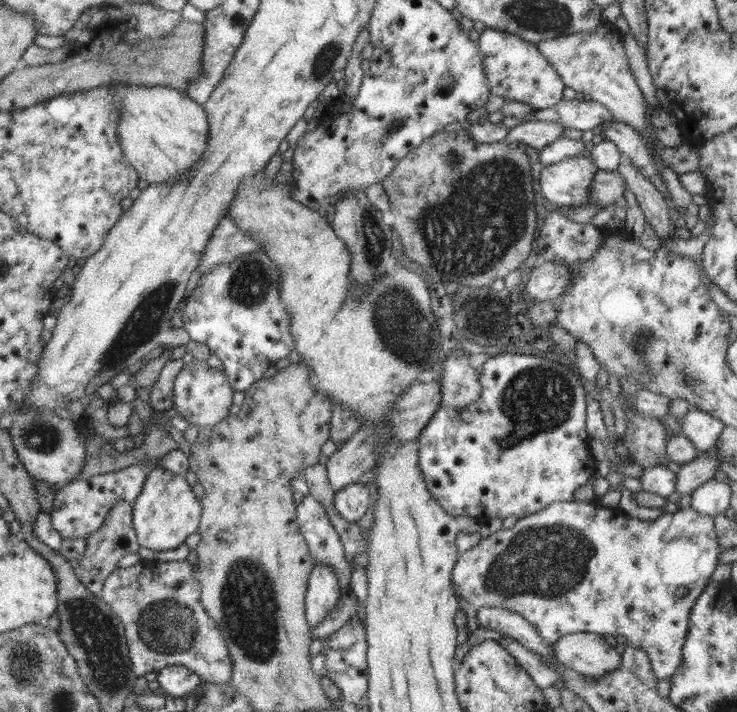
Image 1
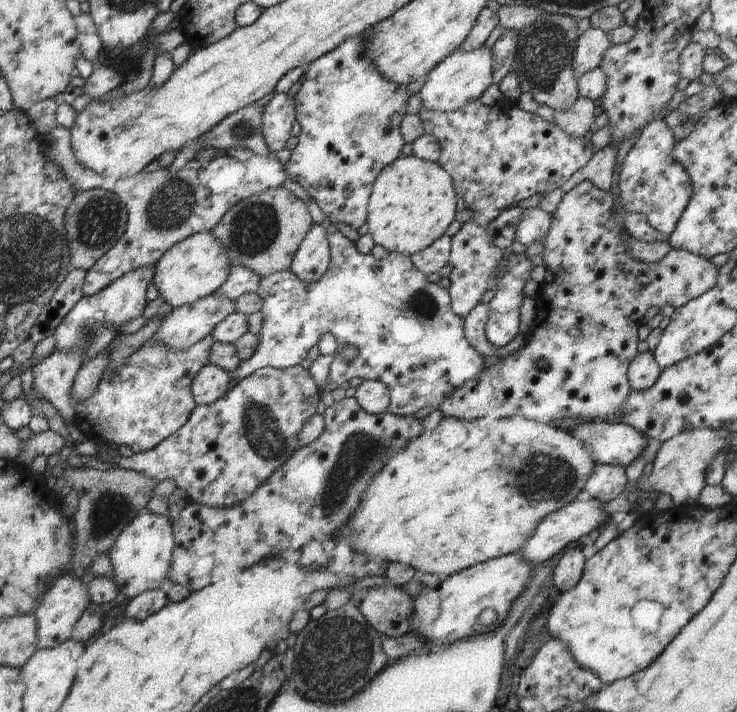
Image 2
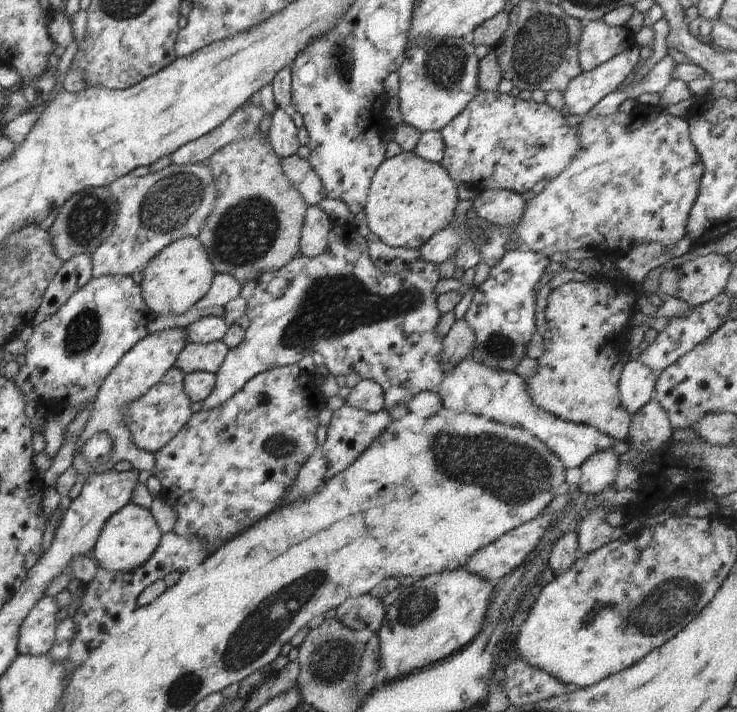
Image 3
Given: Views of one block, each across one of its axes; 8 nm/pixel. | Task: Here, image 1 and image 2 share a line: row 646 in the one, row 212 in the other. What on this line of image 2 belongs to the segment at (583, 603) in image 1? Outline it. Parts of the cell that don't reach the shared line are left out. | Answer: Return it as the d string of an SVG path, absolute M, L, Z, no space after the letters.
M664 119L649 122L643 132L625 150L619 179L621 203L627 212L644 215L656 231L671 235L693 193L691 180L686 169L674 158L676 140Z

